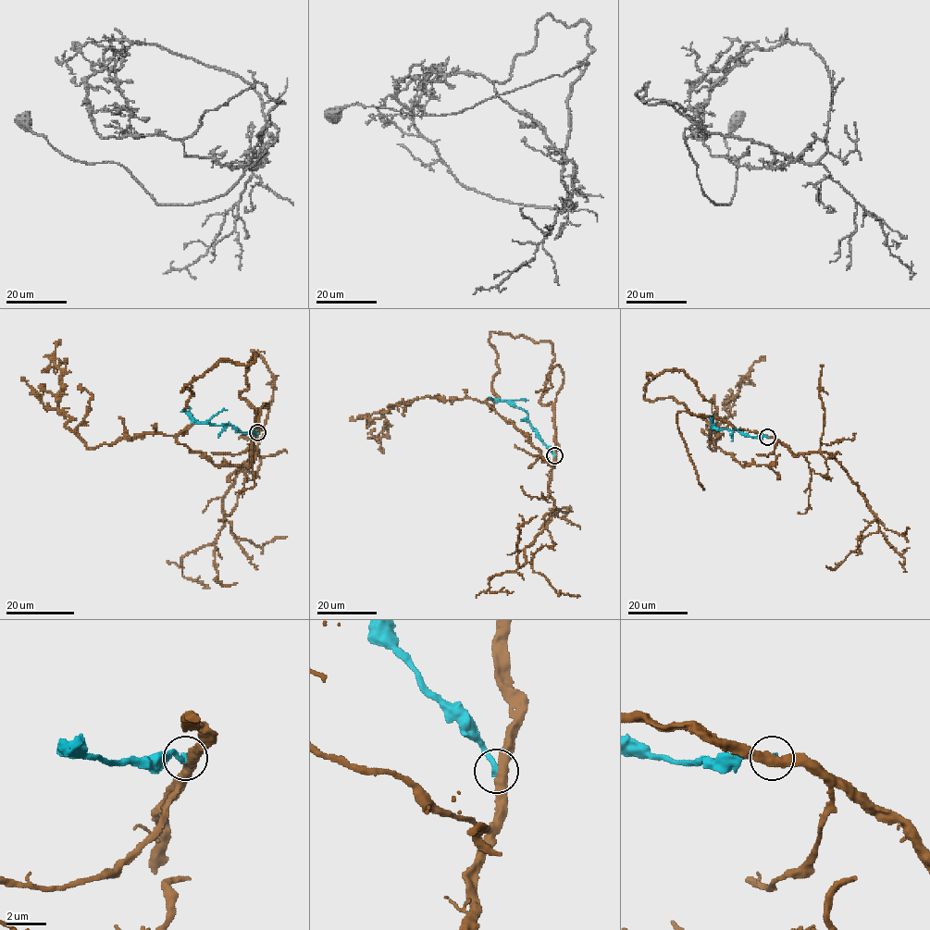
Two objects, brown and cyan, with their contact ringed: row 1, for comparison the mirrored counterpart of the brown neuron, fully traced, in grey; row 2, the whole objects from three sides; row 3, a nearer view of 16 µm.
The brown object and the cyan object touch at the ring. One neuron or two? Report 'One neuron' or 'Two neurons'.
Two neurons

